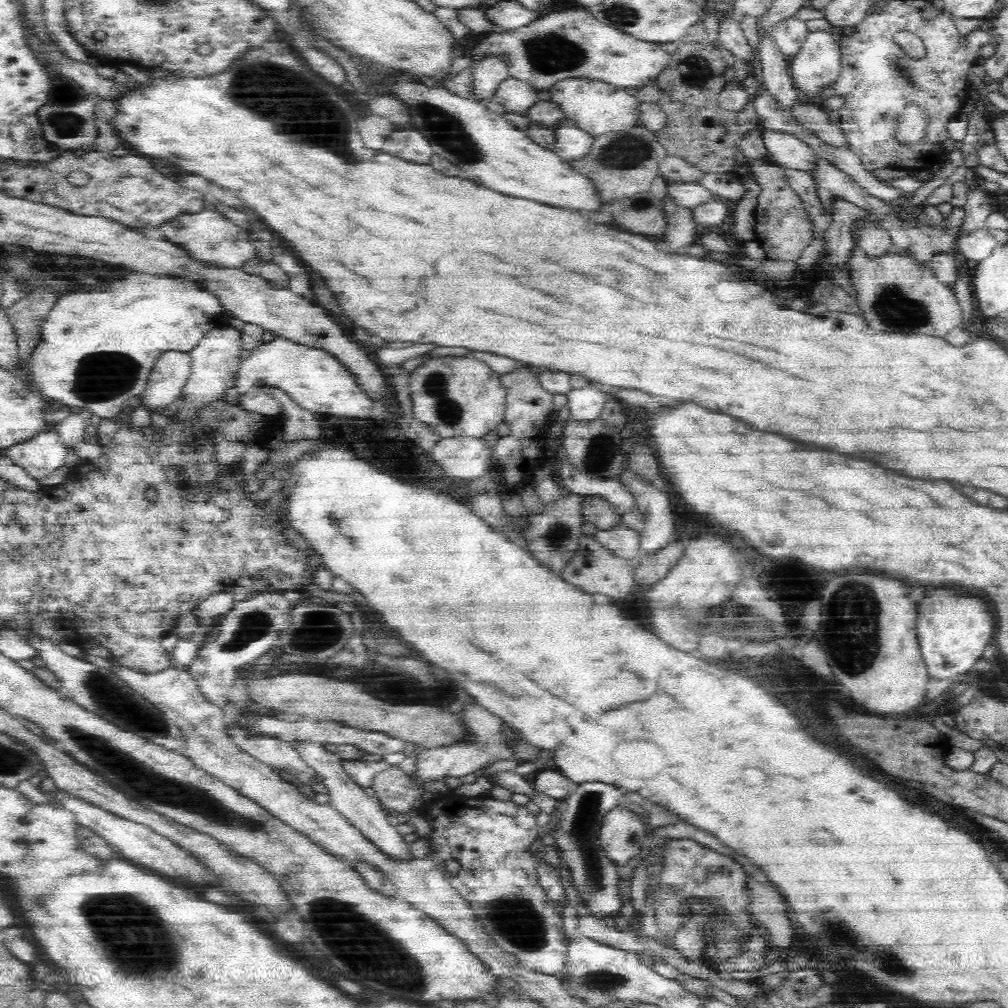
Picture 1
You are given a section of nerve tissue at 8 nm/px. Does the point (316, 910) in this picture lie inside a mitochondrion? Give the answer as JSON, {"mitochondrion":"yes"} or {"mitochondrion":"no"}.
{"mitochondrion":"yes"}

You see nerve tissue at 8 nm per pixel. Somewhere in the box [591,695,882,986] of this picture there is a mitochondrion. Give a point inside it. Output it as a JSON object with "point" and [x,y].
{"point":[839,933]}

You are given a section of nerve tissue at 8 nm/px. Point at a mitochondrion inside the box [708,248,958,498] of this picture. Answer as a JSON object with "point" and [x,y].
{"point":[894,306]}

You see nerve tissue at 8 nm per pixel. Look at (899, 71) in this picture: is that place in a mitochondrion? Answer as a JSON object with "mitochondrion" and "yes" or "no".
{"mitochondrion":"yes"}

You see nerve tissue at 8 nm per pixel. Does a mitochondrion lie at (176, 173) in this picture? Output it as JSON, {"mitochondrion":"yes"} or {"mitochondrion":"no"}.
{"mitochondrion":"no"}

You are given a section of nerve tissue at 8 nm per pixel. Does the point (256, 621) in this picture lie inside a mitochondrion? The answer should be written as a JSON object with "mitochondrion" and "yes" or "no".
{"mitochondrion":"yes"}

